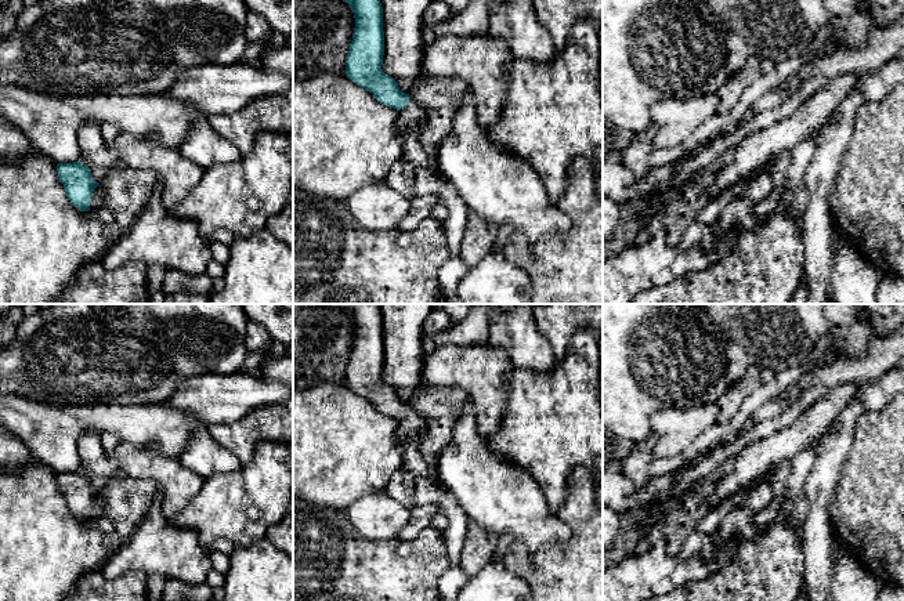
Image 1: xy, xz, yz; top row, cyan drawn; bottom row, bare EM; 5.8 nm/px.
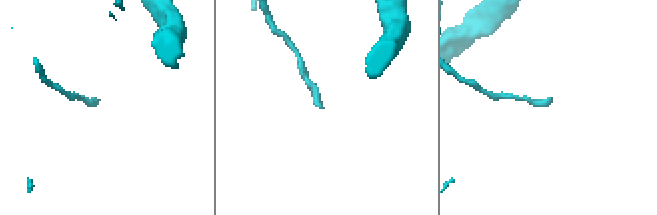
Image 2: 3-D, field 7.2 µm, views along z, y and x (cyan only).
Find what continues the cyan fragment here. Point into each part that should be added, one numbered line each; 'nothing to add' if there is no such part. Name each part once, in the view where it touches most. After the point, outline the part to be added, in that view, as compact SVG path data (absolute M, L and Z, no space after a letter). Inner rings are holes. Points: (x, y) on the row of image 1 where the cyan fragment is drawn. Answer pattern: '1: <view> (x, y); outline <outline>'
1: xy (97, 195); outline M97 187L91 196L90 210L94 210L101 206L102 195L104 195L102 189L100 187Z

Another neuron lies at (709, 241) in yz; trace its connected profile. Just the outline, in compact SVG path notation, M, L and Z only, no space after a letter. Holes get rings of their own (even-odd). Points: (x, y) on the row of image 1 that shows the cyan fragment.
M705 225L704 228L704 236L702 240L699 243L699 247L702 247L706 251L710 251L716 247L717 245L717 238L715 235L715 229L712 225Z

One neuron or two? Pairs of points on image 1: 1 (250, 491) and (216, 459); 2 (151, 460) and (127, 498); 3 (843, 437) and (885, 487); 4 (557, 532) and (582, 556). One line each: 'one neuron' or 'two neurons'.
1: two neurons
2: two neurons
3: two neurons
4: two neurons

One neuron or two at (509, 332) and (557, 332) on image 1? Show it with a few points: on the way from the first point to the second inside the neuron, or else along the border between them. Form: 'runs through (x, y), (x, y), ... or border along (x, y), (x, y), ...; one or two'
border along (532, 318), (537, 329), (548, 340), (554, 361); two

